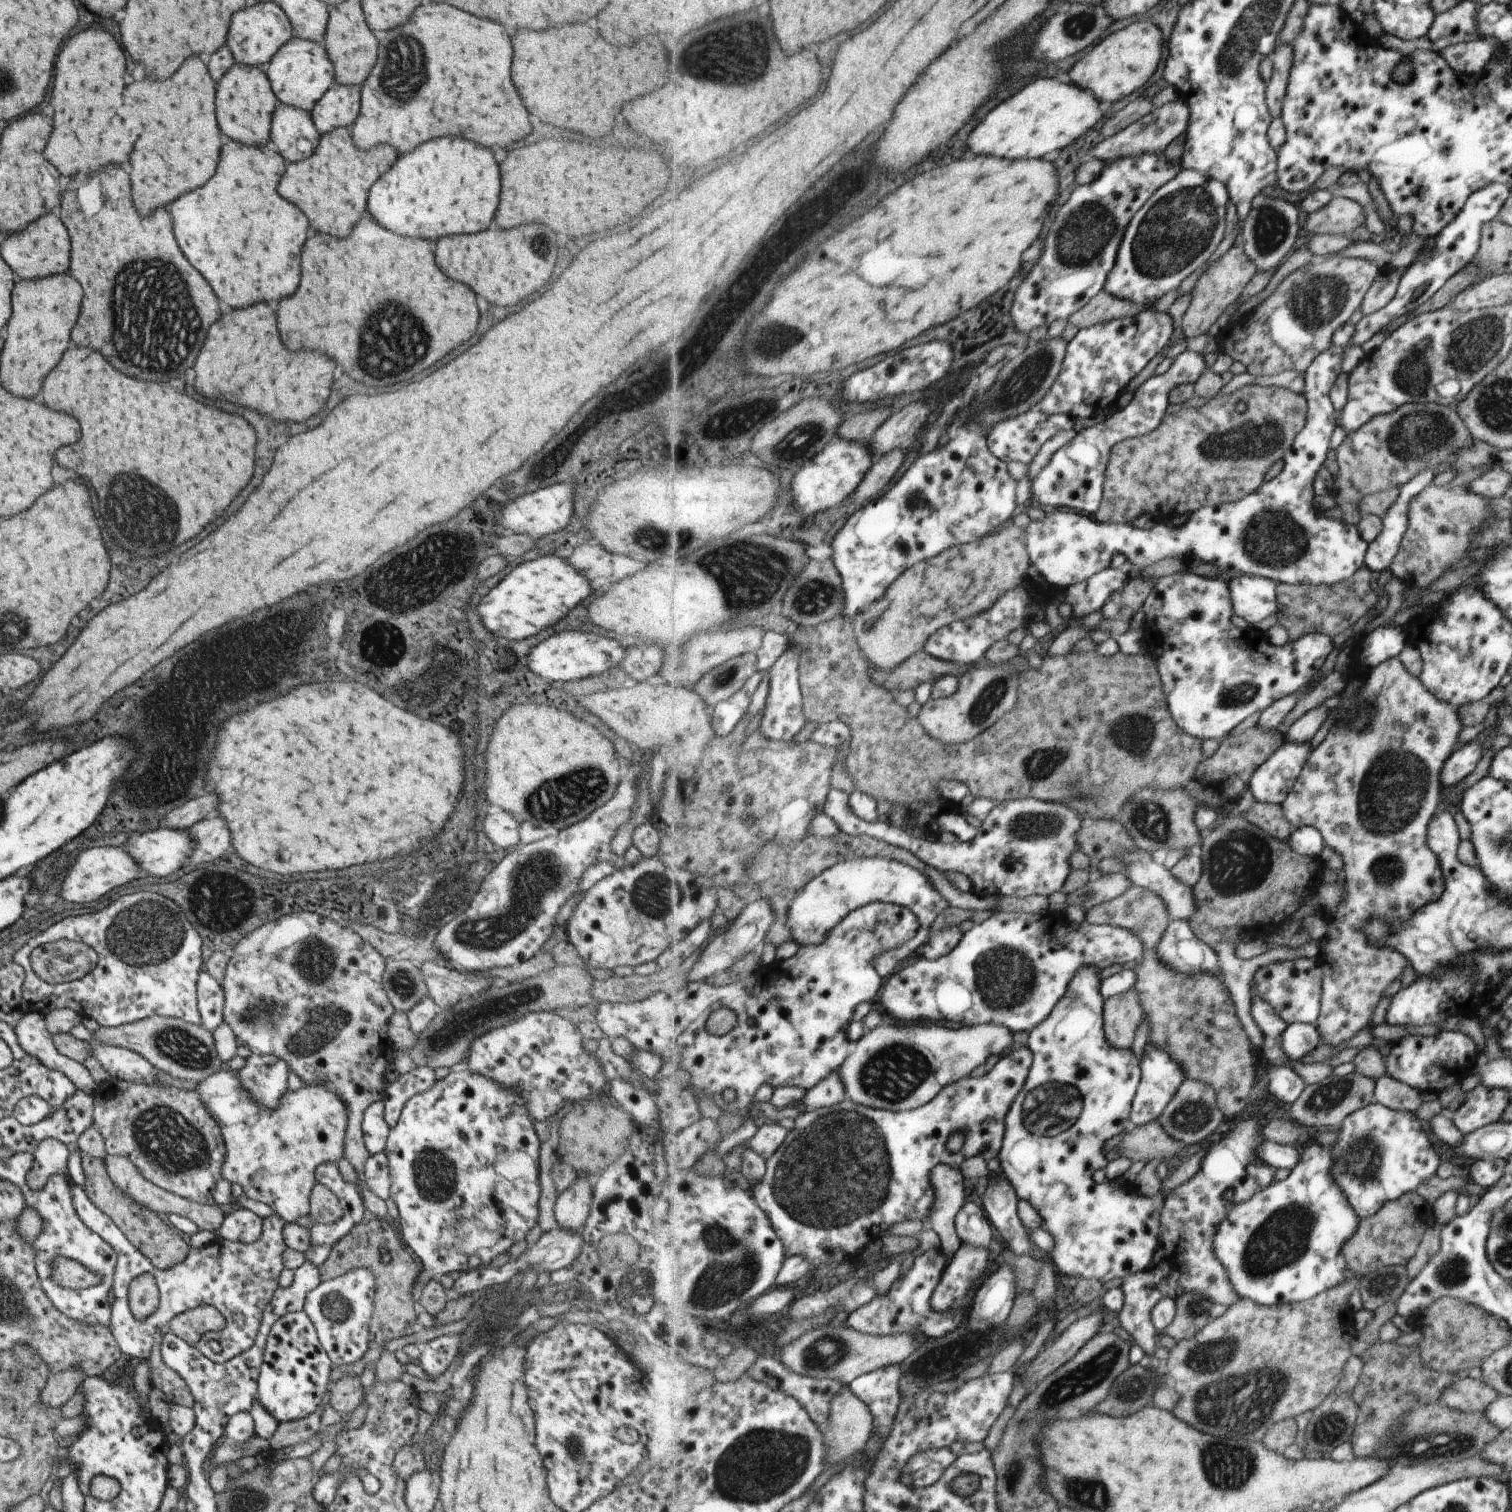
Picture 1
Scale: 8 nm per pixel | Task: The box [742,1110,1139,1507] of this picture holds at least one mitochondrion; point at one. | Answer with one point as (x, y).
(1083, 1379)

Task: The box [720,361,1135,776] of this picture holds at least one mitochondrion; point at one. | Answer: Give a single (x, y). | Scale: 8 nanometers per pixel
(802, 443)

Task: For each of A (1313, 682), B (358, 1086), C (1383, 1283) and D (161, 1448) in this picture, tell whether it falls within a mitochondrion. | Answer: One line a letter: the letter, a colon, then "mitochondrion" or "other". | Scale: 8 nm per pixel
A: other
B: other
C: mitochondrion
D: other

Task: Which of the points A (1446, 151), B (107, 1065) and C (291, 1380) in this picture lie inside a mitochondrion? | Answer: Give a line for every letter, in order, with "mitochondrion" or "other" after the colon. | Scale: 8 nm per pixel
A: mitochondrion
B: other
C: other

